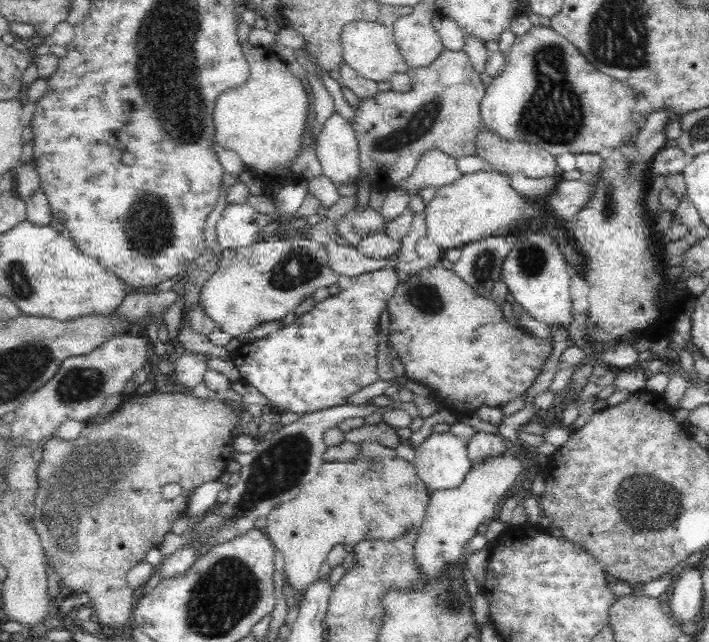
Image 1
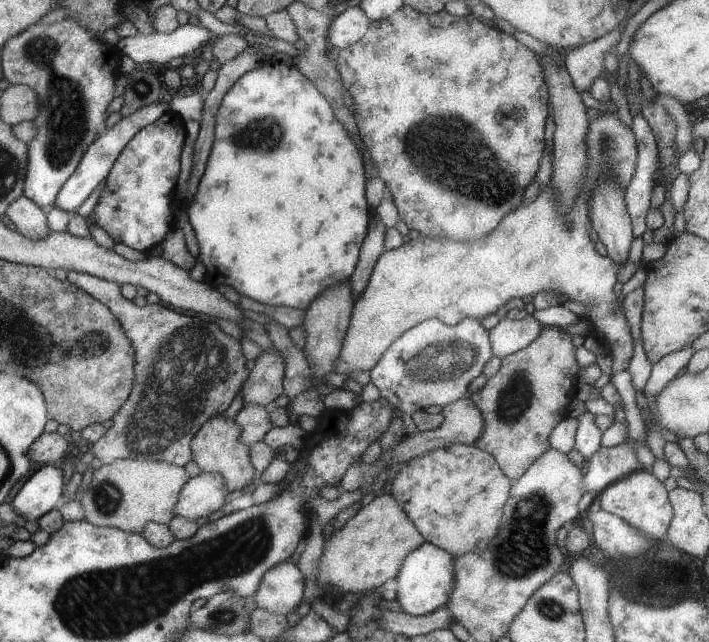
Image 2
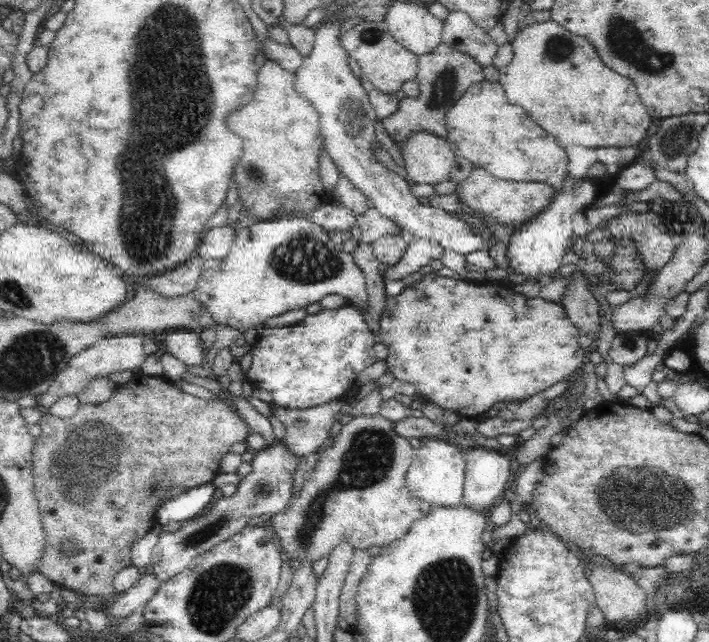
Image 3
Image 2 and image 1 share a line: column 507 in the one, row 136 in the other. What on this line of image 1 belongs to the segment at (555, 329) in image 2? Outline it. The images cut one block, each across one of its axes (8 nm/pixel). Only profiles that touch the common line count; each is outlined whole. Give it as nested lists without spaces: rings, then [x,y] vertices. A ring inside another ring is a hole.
[[[445,48],[432,64],[411,70],[411,86],[412,88],[410,88],[408,92],[400,92],[399,94],[395,94],[391,90],[386,92],[378,91],[375,97],[359,98],[358,106],[354,107],[354,122],[352,122],[351,127],[354,129],[354,133],[356,133],[356,139],[358,139],[358,157],[360,157],[360,172],[358,172],[358,178],[361,176],[368,177],[368,174],[371,174],[372,176],[368,179],[370,180],[372,189],[374,187],[380,187],[380,189],[388,191],[390,188],[393,188],[398,181],[401,181],[412,174],[412,171],[416,168],[421,156],[426,151],[438,149],[455,159],[475,154],[474,145],[476,144],[475,140],[478,128],[480,128],[481,124],[480,100],[484,98],[486,86],[484,86],[482,80],[480,80],[479,73],[474,70],[468,55],[464,51],[458,52]]]

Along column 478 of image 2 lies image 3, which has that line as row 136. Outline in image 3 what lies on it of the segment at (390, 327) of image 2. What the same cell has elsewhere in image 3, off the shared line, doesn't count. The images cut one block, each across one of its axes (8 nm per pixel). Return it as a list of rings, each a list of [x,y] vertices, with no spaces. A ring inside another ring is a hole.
[[[266,59],[257,70],[257,87],[249,103],[240,110],[231,112],[225,123],[228,128],[243,140],[243,151],[235,164],[233,176],[238,178],[239,198],[252,200],[252,216],[273,218],[270,214],[288,210],[316,210],[322,203],[334,200],[332,193],[324,190],[318,171],[320,148],[319,116],[312,103],[293,87],[295,76],[282,68],[276,61]]]

